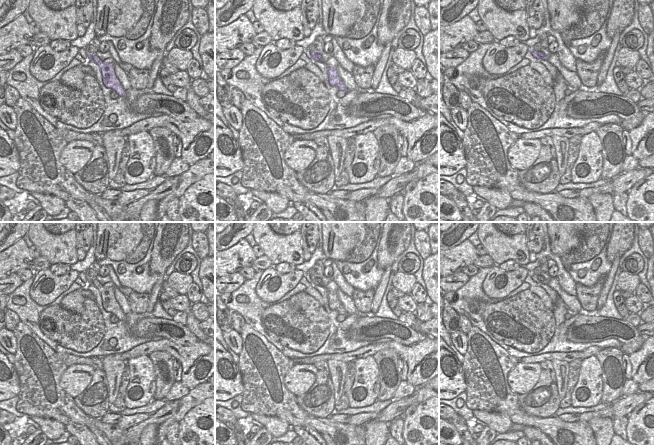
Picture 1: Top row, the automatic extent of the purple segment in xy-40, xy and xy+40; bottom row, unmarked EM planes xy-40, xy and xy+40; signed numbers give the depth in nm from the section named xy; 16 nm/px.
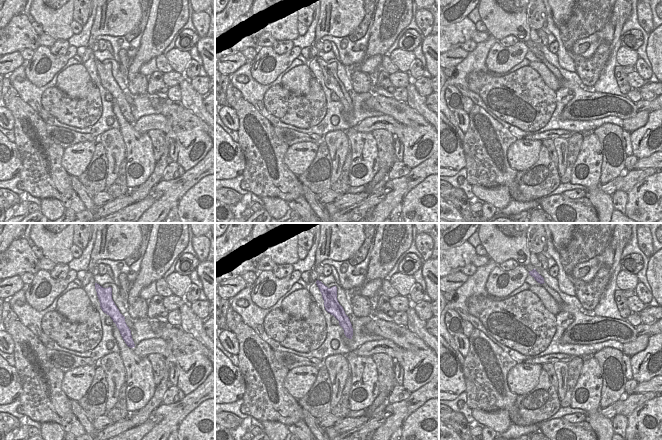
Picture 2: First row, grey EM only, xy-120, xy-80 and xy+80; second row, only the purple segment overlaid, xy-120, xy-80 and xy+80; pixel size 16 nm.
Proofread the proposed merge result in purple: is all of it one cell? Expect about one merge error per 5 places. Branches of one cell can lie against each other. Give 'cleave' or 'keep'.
keep

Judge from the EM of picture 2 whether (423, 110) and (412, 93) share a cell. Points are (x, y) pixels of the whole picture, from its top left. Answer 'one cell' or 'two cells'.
one cell

